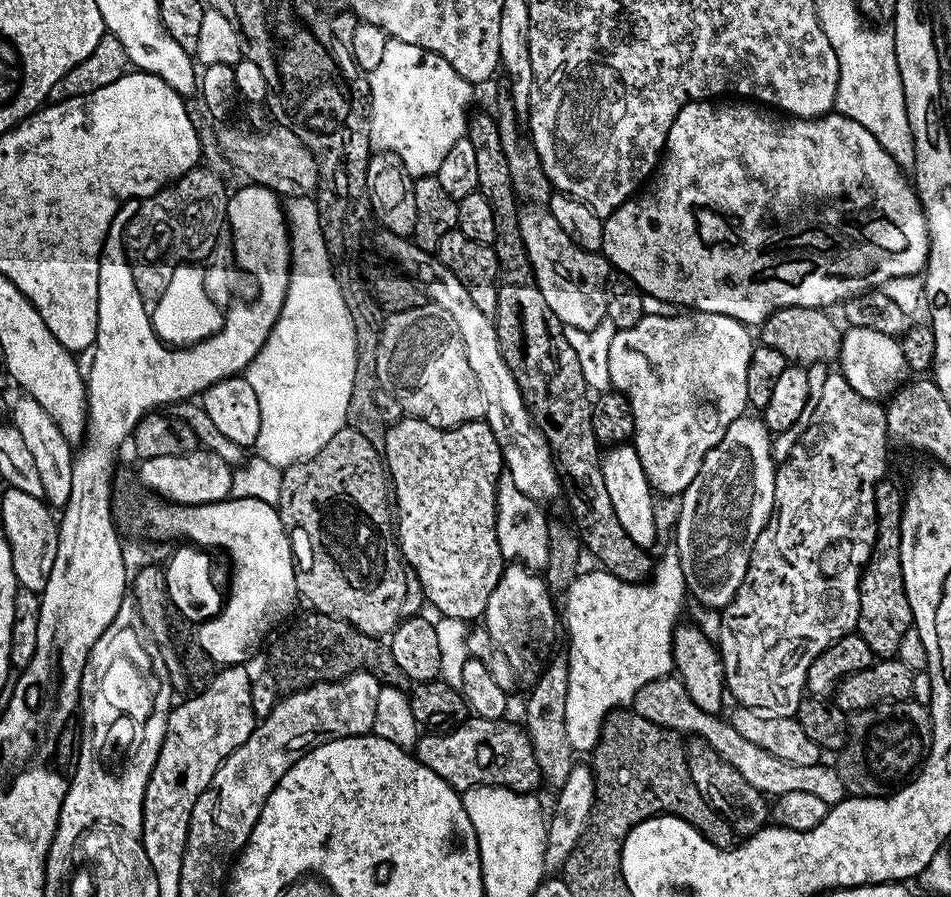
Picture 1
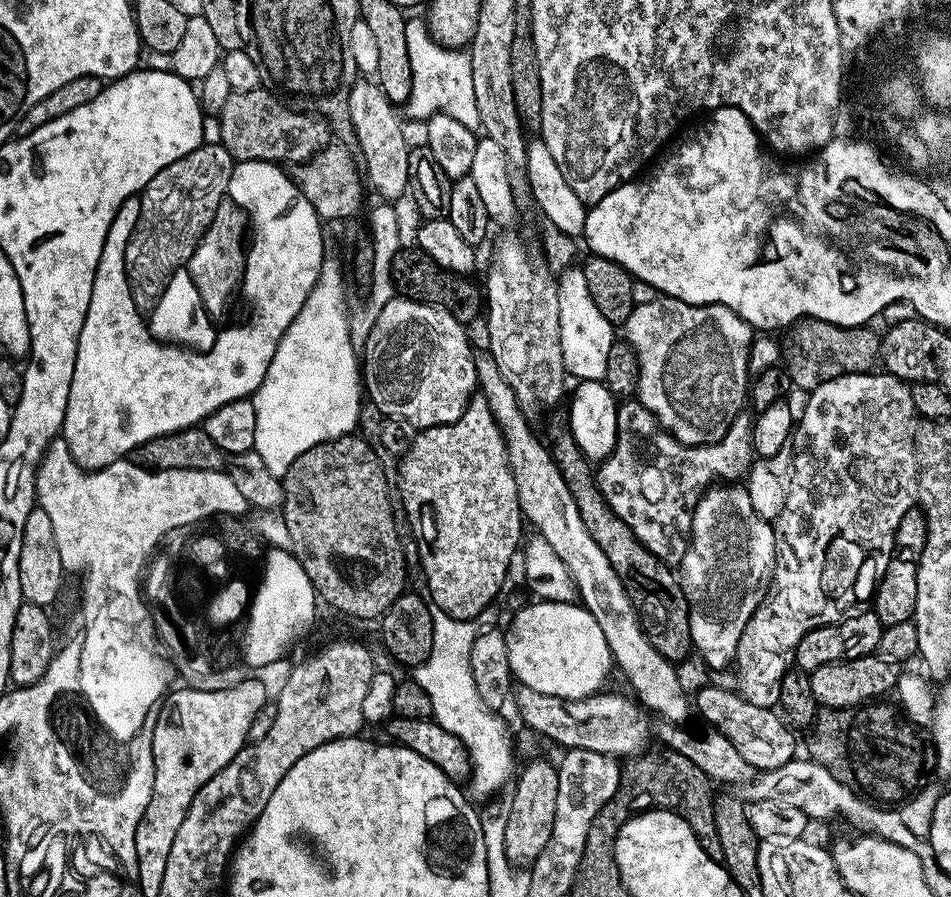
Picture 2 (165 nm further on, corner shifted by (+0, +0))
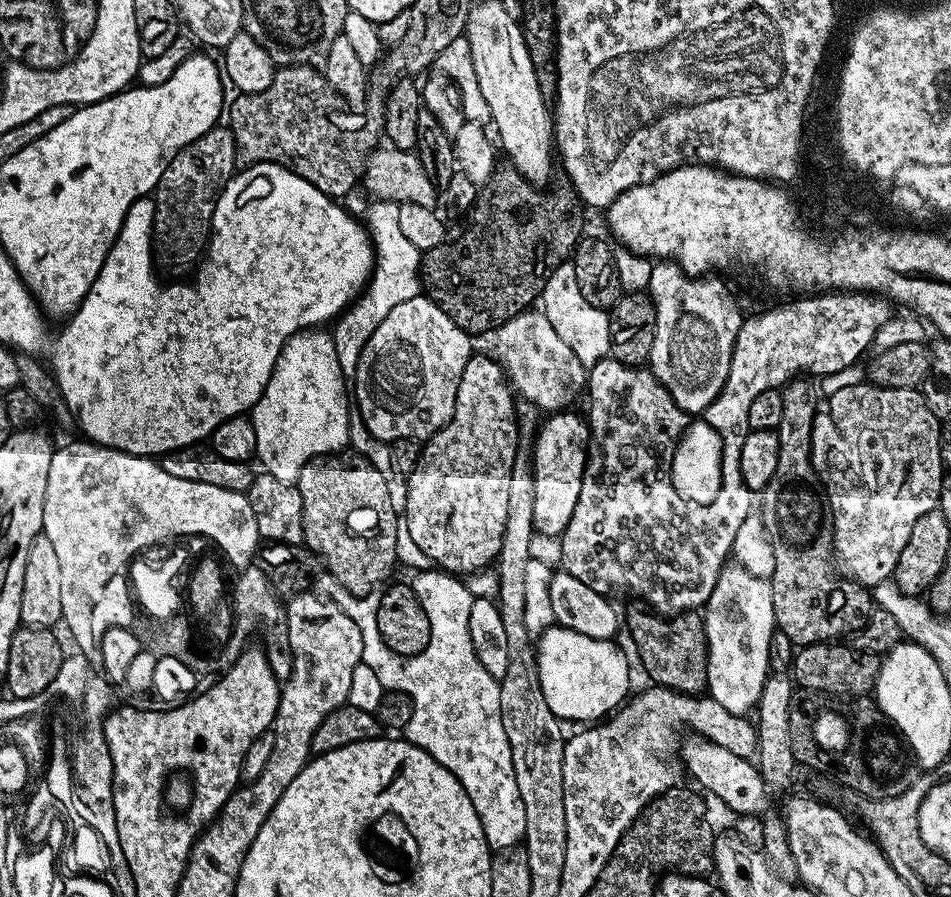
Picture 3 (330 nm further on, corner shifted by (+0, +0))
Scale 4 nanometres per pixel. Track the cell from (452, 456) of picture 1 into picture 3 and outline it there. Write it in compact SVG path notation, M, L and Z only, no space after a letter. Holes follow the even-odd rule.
M473 354L466 362L466 370L462 374L462 382L458 382L458 398L456 399L456 409L451 420L444 427L437 430L433 436L428 437L426 443L421 447L420 457L411 473L406 476L408 482L408 497L402 504L402 516L408 519L406 524L406 536L412 539L412 544L428 560L433 560L437 569L451 572L453 574L465 574L464 572L476 572L479 568L484 568L493 563L499 557L502 546L502 534L506 530L506 510L510 506L510 478L514 470L514 458L518 441L516 441L516 408L512 405L513 389L506 379L506 372L503 367L491 355L480 356Z

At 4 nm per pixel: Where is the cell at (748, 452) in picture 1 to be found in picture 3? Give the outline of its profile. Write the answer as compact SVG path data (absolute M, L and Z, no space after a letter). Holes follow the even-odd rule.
M732 562L718 574L718 582L710 594L710 598L702 609L704 629L708 639L708 686L707 695L718 702L718 706L726 706L730 714L743 716L757 707L763 686L768 680L767 651L770 636L777 629L774 618L774 602L772 601L772 585L765 577L755 576L744 569L741 564Z

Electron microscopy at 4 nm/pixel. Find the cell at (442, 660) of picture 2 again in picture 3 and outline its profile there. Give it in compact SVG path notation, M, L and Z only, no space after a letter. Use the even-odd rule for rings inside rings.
M327 570L321 571L314 588L354 618L358 630L362 630L362 662L378 674L378 682L382 682L384 689L401 692L412 699L414 714L406 729L408 743L429 752L458 778L470 802L474 802L489 849L512 850L524 839L526 810L514 778L510 742L506 742L506 730L502 730L500 681L491 676L482 662L478 662L478 654L474 654L474 642L470 640L470 606L474 592L460 581L463 579L459 575L431 571L414 580L422 610L426 610L426 618L430 618L428 644L417 656L399 656L385 649L378 634L375 595L361 598L346 590Z

